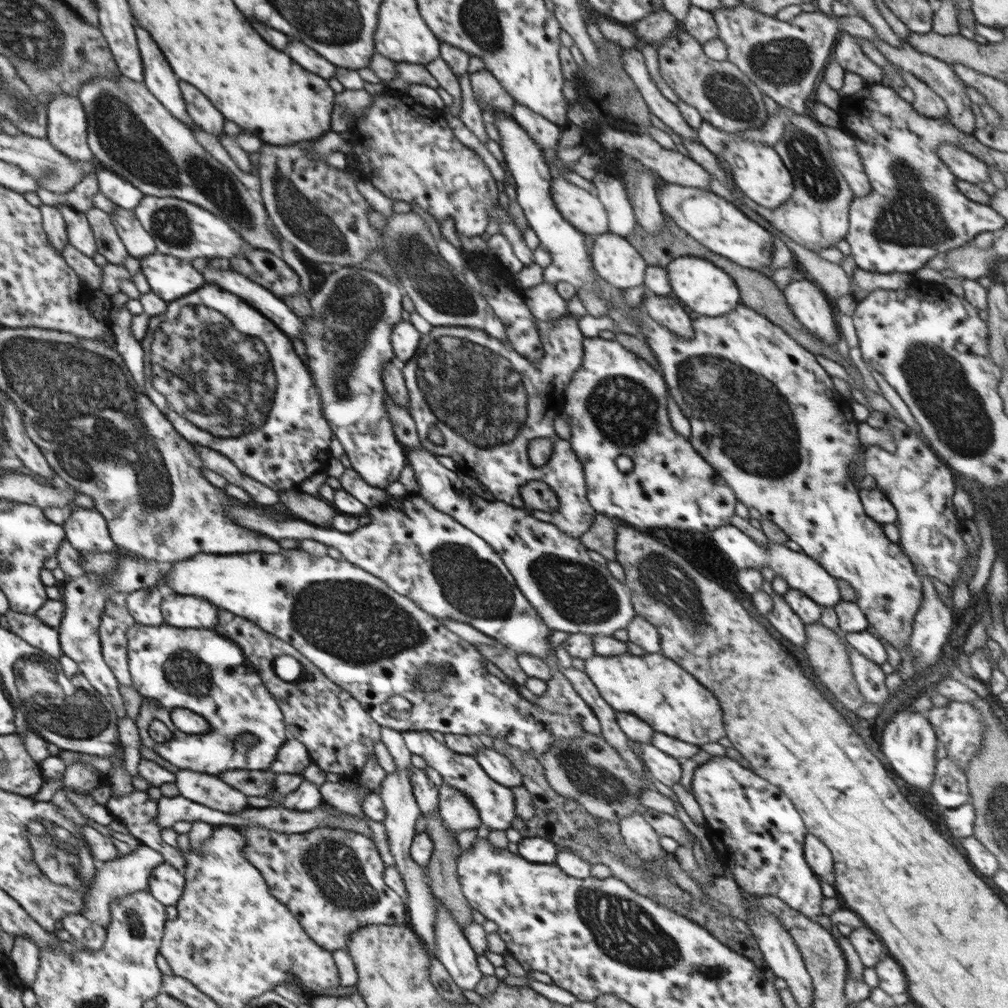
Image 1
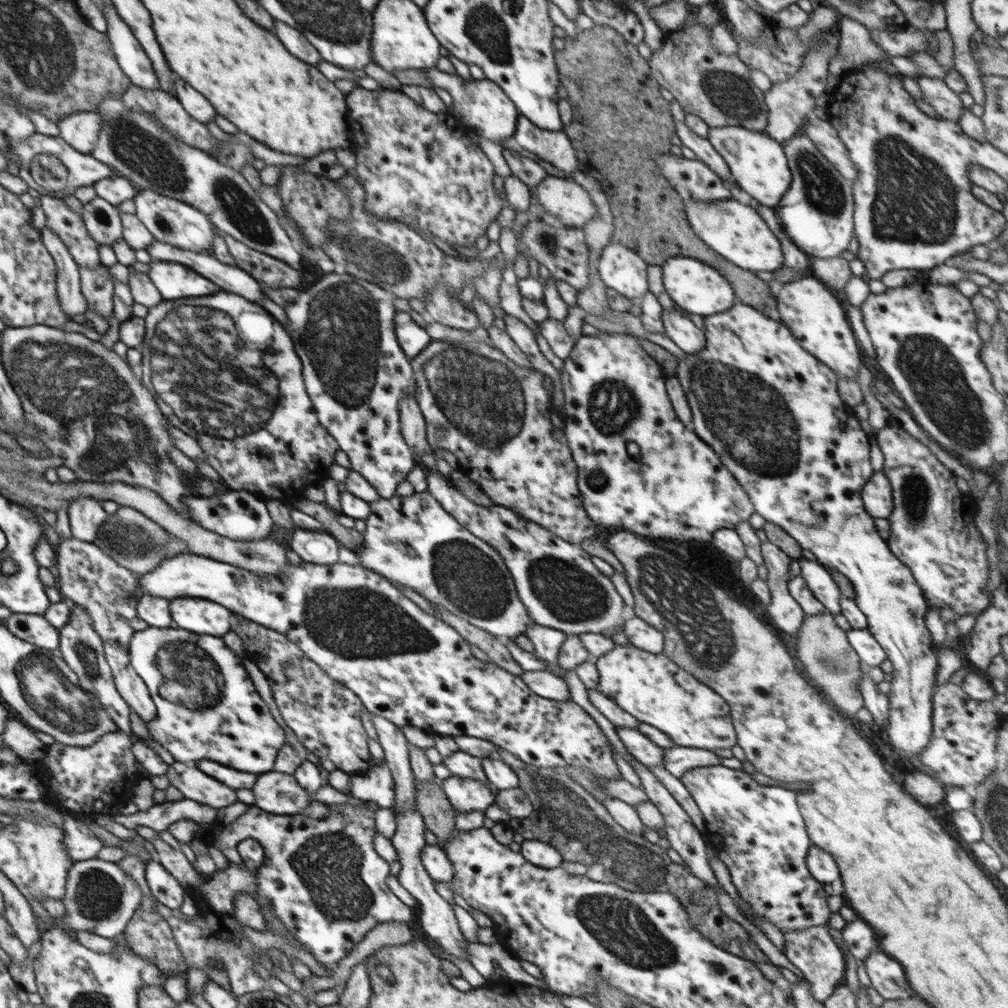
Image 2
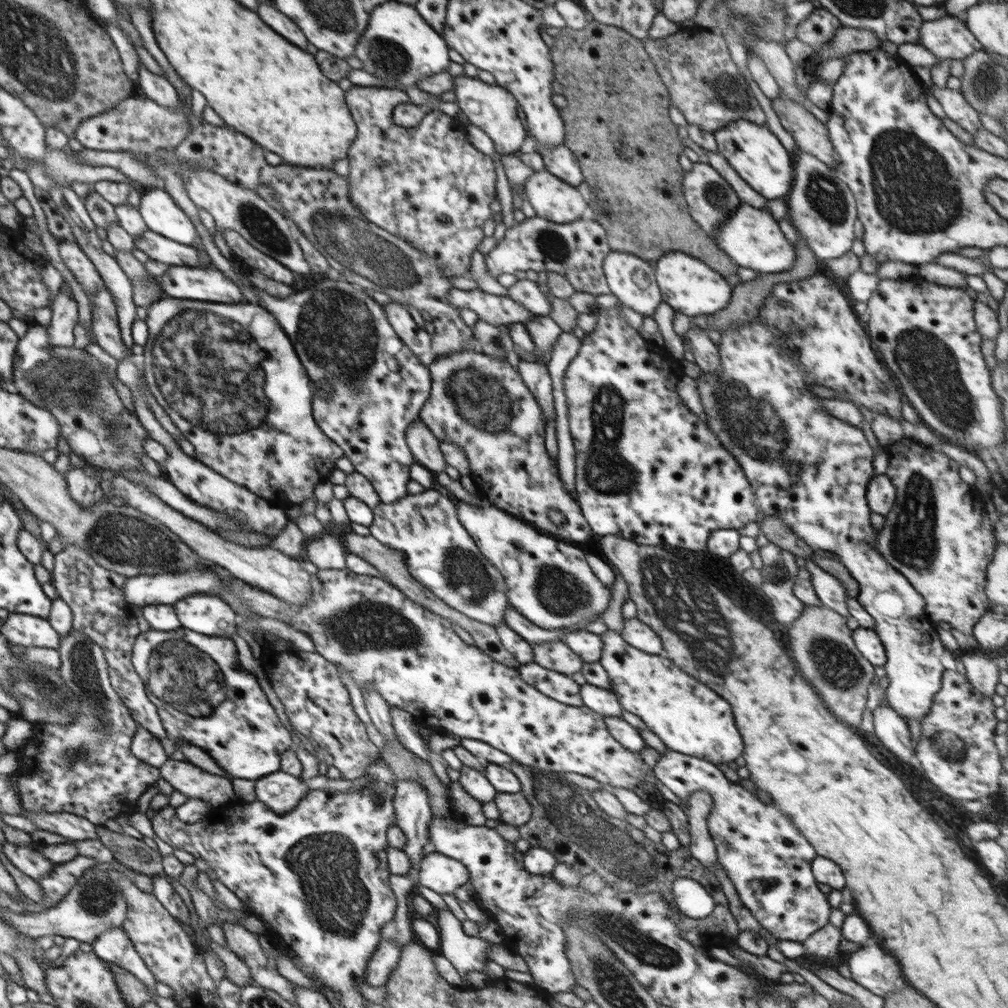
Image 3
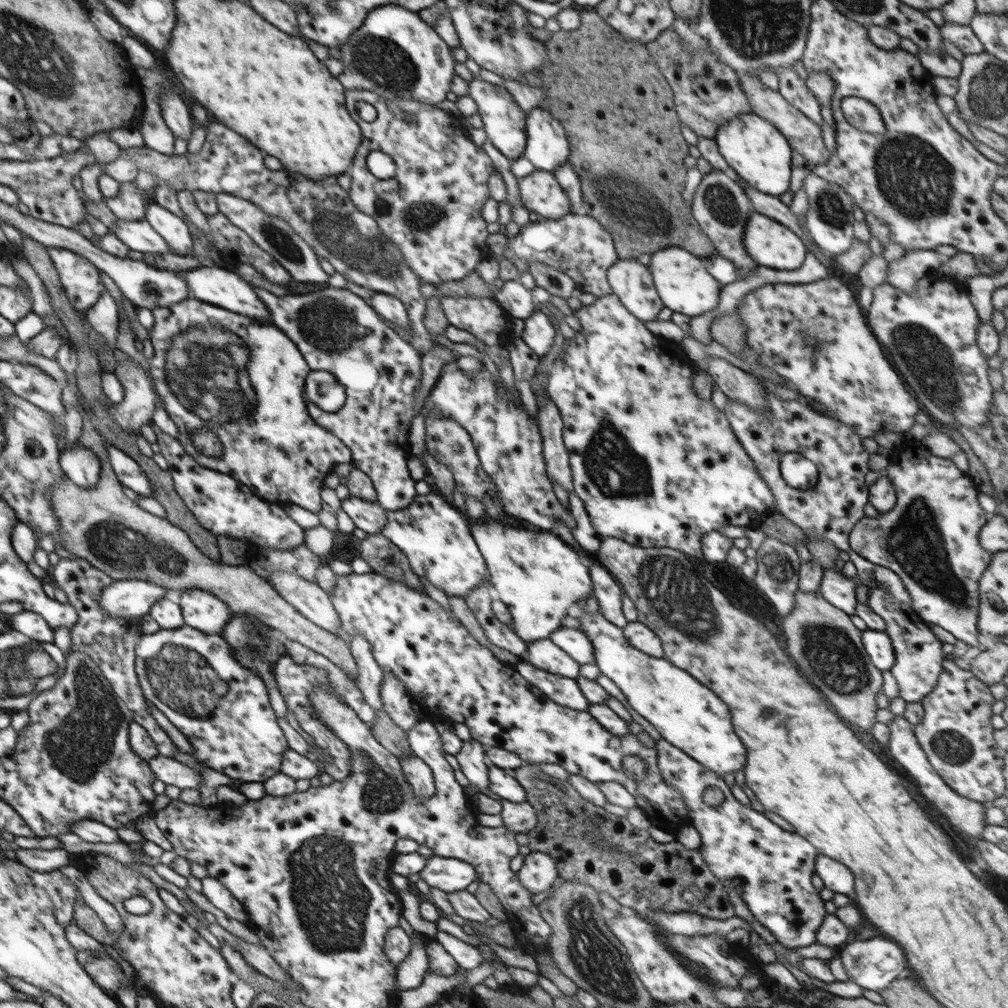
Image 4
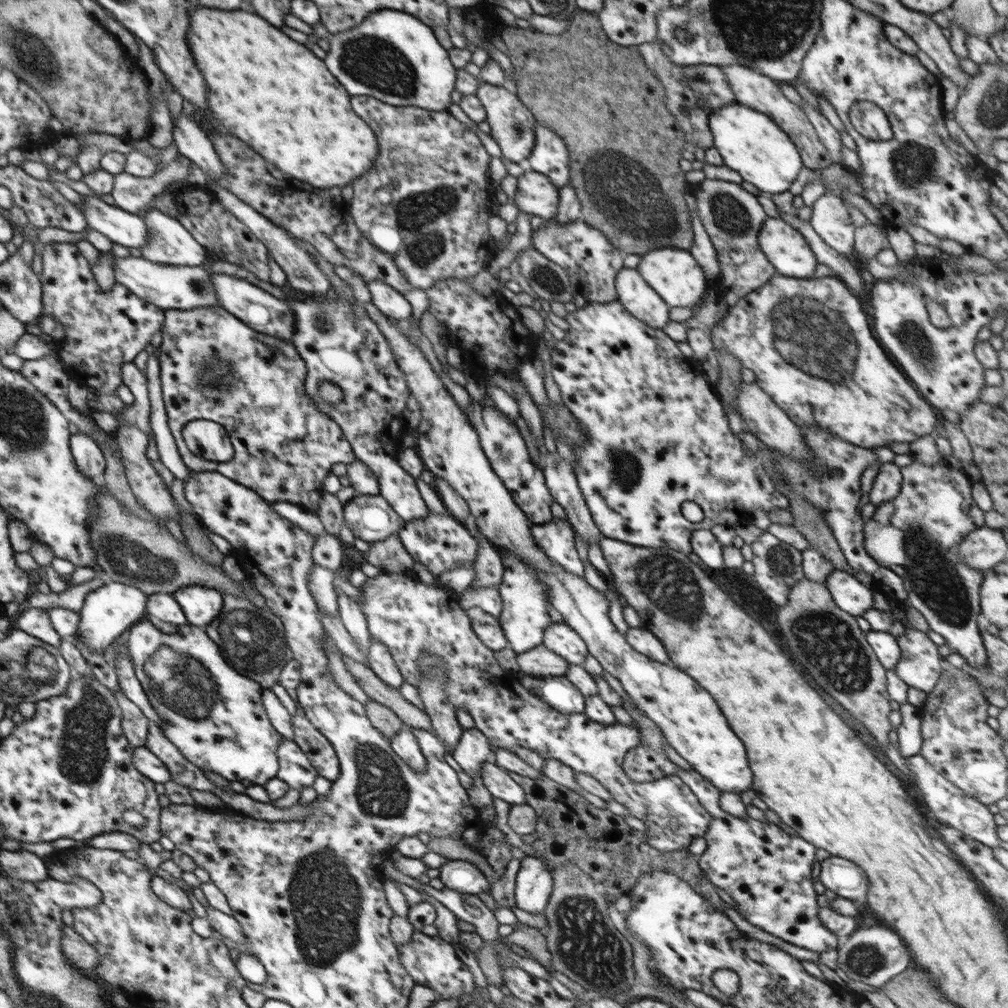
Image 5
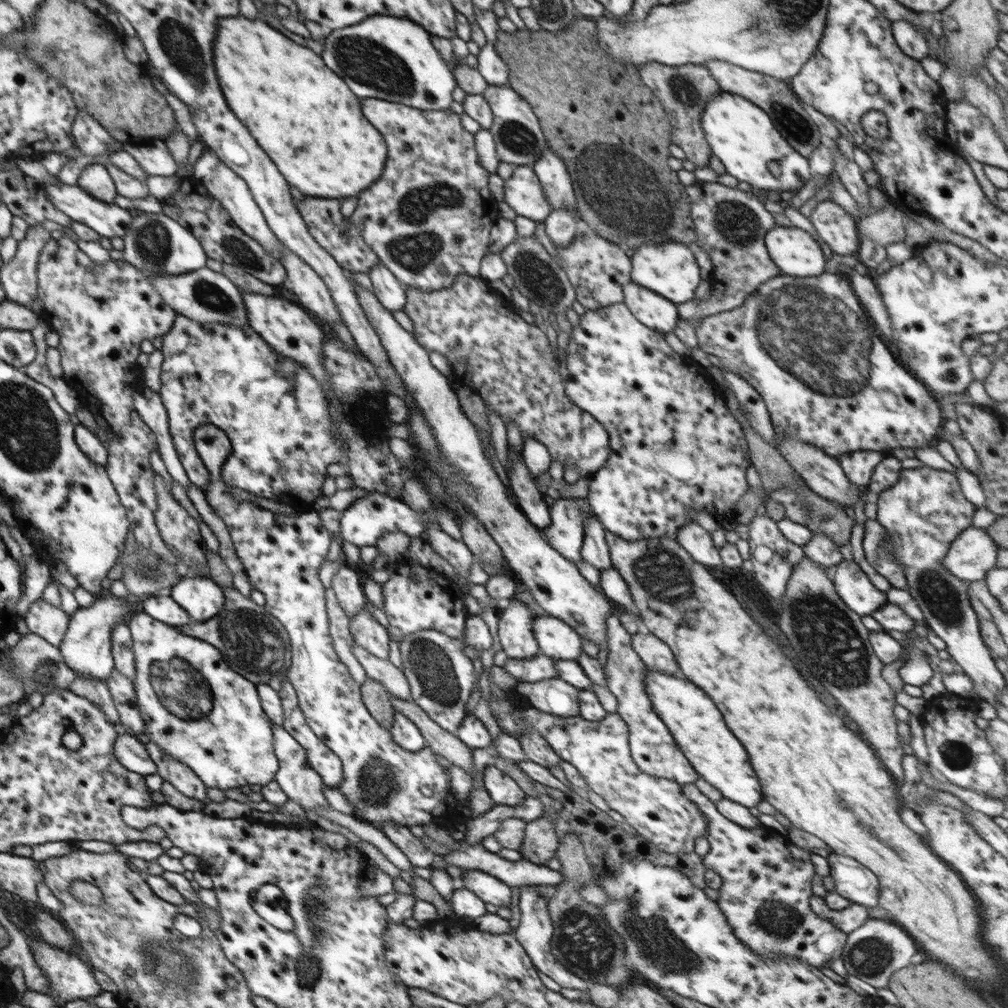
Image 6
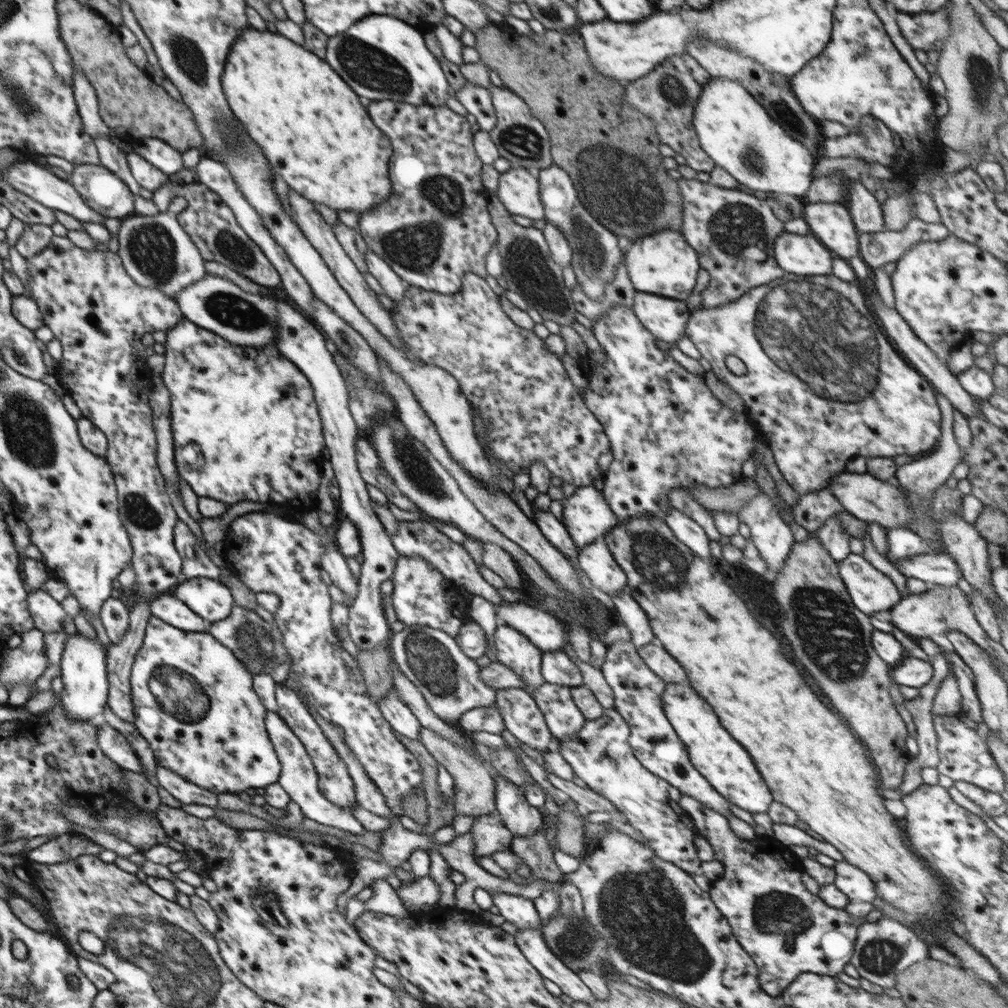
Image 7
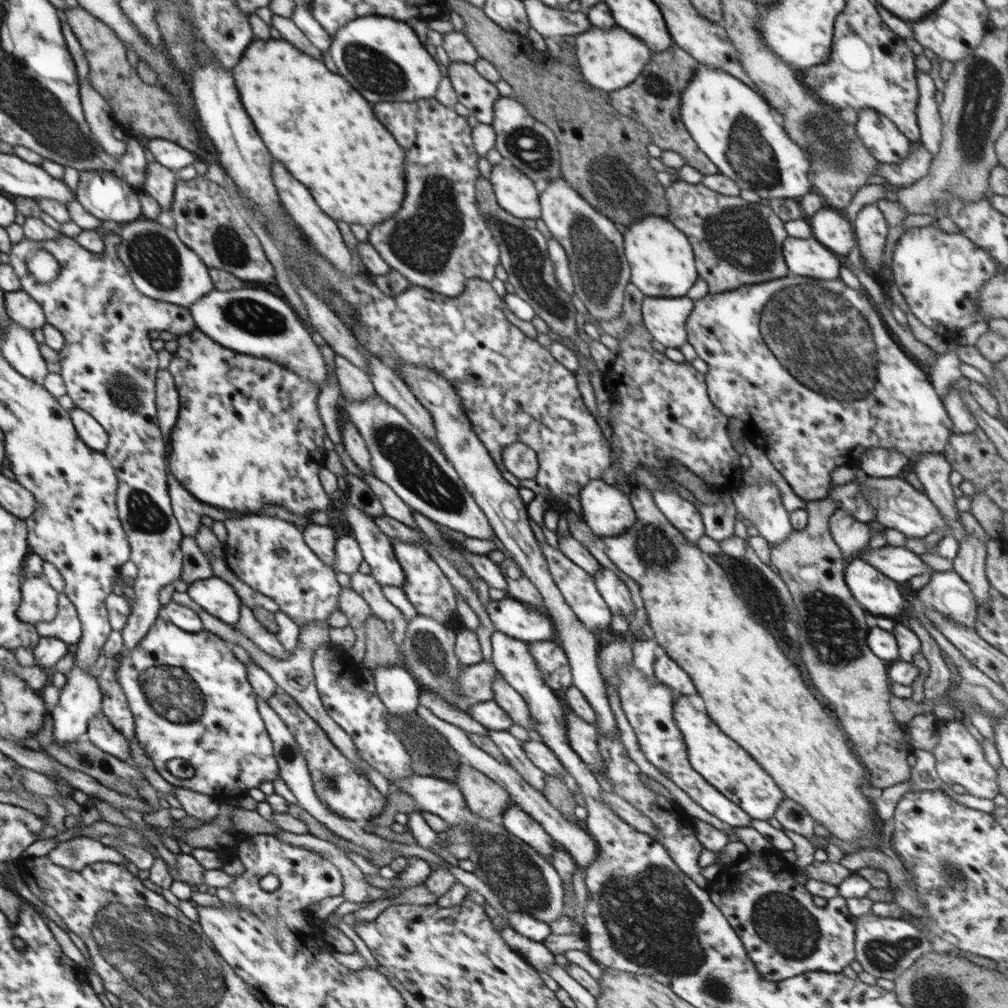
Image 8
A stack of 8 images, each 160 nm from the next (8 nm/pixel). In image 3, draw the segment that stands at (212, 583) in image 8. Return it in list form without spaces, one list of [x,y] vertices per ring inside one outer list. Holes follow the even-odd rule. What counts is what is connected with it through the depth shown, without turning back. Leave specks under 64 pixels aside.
[[[208,594],[186,596],[173,606],[184,628],[206,636],[230,636],[236,630],[236,613],[220,598]]]

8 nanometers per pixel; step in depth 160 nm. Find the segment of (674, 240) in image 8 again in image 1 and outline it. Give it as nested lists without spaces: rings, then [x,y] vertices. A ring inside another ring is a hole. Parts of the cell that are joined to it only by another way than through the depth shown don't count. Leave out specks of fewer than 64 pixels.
[[[680,256],[669,262],[666,269],[671,290],[676,294],[678,302],[702,316],[720,317],[741,304],[739,288],[735,285],[734,279],[709,260]]]

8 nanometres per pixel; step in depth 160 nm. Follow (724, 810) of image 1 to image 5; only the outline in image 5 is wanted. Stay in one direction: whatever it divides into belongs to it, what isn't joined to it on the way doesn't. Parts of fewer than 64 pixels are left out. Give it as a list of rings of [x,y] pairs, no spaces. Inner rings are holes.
[[[679,768],[677,774],[695,794],[700,805],[711,814],[711,821],[704,838],[707,840],[707,849],[699,855],[699,867],[705,872],[708,880],[724,892],[728,892],[736,902],[737,911],[744,920],[752,926],[761,928],[776,938],[812,950],[812,952],[826,952],[834,950],[842,941],[833,932],[826,928],[819,919],[819,904],[817,892],[812,886],[812,866],[818,859],[818,849],[803,838],[793,837],[778,825],[772,822],[764,823],[752,819],[748,815],[744,818],[732,816],[720,808],[719,788],[706,780],[698,771],[686,771]]]

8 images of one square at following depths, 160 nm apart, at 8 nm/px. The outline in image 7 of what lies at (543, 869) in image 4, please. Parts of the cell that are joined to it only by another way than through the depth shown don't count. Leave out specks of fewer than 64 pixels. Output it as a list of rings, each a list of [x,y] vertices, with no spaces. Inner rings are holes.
[[[542,925],[537,928],[519,930],[515,934],[515,941],[522,954],[530,964],[543,976],[557,984],[562,993],[572,998],[573,1001],[590,1003],[593,999],[590,989],[573,970],[570,970],[548,948],[544,940]]]

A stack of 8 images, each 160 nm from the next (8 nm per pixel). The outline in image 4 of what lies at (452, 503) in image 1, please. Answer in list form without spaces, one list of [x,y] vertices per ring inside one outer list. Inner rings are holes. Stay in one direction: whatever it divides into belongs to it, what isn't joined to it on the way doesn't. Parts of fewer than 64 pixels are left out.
[[[484,517],[479,521],[469,520],[470,532],[486,562],[489,582],[498,592],[498,598],[507,605],[513,623],[511,628],[526,643],[549,638],[550,633],[562,627],[562,618],[568,608],[584,603],[594,594],[587,563],[580,558],[556,531],[544,531],[533,527],[506,528],[494,518]]]

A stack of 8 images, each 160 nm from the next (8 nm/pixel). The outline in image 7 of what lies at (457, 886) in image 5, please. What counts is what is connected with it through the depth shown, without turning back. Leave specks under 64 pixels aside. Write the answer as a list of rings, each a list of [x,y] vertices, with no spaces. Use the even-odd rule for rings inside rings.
[[[495,892],[491,895],[496,908],[499,908],[499,914],[504,916],[506,922],[512,922],[519,930],[541,926],[540,916],[534,907],[533,899],[506,892]]]

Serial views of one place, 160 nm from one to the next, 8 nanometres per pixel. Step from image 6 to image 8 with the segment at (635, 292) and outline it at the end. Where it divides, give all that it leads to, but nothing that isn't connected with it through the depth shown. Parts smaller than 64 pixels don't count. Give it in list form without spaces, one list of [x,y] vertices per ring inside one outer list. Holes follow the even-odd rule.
[[[646,296],[642,303],[642,322],[665,348],[679,349],[687,343],[686,320],[693,308],[694,301],[687,296]]]

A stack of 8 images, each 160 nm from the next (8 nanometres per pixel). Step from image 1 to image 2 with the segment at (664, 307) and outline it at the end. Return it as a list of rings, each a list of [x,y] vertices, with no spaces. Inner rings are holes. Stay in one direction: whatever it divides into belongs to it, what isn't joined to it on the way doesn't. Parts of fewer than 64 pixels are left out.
[[[663,308],[660,315],[668,338],[687,354],[698,354],[705,346],[705,332],[675,310]]]

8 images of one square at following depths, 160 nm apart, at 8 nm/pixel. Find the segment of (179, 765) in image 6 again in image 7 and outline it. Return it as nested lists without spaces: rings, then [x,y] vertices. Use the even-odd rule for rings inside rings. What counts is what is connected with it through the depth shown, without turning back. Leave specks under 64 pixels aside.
[[[157,764],[156,776],[159,786],[165,788],[180,803],[184,805],[196,804],[209,806],[210,808],[218,807],[217,794],[184,780],[184,777],[178,776],[173,770]]]

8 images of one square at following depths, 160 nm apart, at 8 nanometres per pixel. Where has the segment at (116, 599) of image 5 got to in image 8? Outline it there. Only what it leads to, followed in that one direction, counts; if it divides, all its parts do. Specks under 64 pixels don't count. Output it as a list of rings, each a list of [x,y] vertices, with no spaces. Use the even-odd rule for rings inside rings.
[[[72,666],[66,674],[66,684],[61,689],[59,701],[51,710],[53,718],[53,731],[56,744],[73,743],[85,737],[88,728],[88,721],[92,716],[102,713],[103,692],[100,690],[97,674],[92,670],[82,669],[82,666]]]

